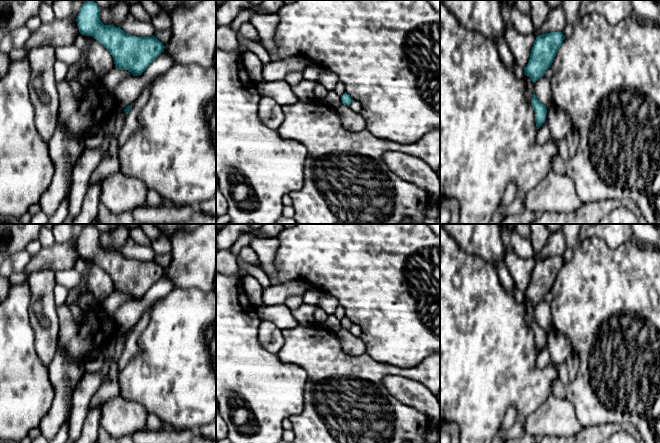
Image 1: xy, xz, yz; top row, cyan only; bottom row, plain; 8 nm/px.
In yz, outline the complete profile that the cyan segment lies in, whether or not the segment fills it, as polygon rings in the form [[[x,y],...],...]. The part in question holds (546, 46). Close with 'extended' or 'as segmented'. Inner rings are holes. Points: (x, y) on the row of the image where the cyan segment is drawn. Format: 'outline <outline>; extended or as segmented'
outline [[[550,32],[536,37],[529,62],[524,69],[525,76],[529,76],[533,83],[544,76],[547,69],[551,68],[564,39],[562,32]]]; as segmented

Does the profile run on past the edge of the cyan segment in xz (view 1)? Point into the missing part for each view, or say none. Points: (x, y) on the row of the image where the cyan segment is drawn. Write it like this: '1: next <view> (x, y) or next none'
1: next none

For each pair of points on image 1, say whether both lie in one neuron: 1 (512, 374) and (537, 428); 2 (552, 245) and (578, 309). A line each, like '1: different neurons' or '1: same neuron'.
1: different neurons
2: different neurons

